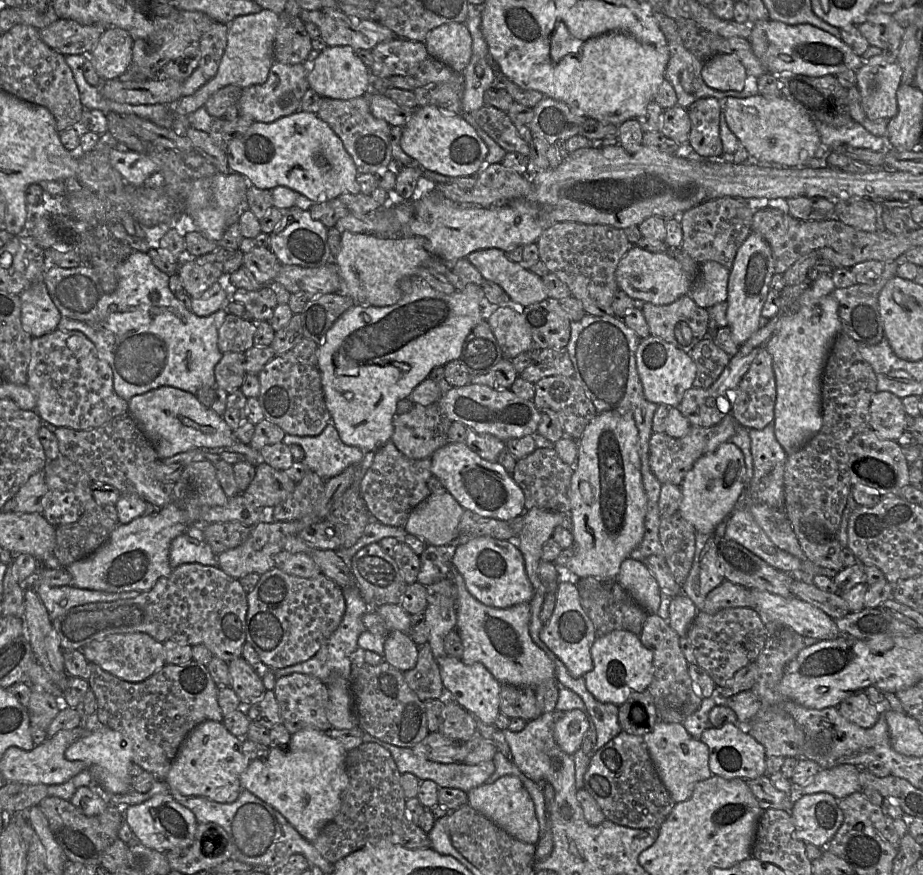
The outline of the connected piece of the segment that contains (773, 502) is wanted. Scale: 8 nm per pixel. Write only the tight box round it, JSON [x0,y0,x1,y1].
[738,423,807,561]

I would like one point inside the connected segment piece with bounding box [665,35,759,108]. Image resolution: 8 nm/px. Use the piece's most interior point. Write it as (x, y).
(683, 71)

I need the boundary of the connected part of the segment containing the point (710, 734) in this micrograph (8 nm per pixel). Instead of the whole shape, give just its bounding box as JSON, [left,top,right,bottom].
[700,724,766,780]

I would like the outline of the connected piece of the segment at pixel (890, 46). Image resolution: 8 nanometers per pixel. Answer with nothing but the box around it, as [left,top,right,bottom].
[857,12,905,54]

